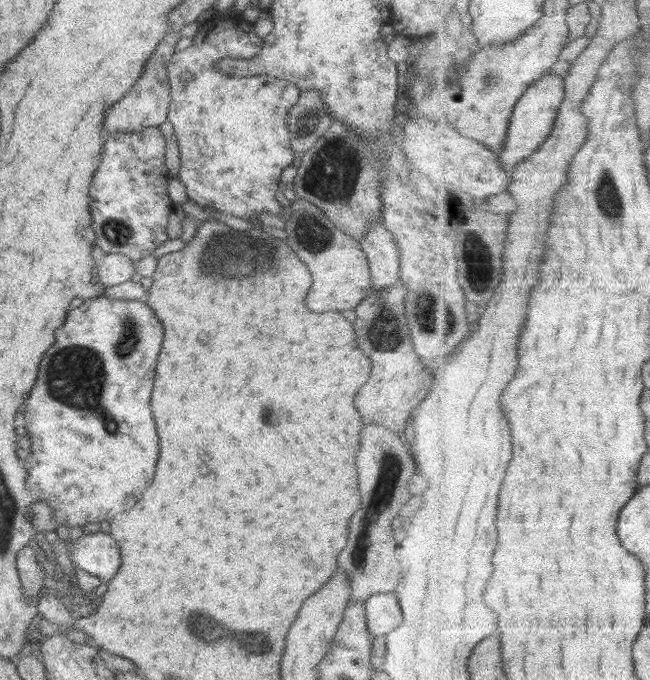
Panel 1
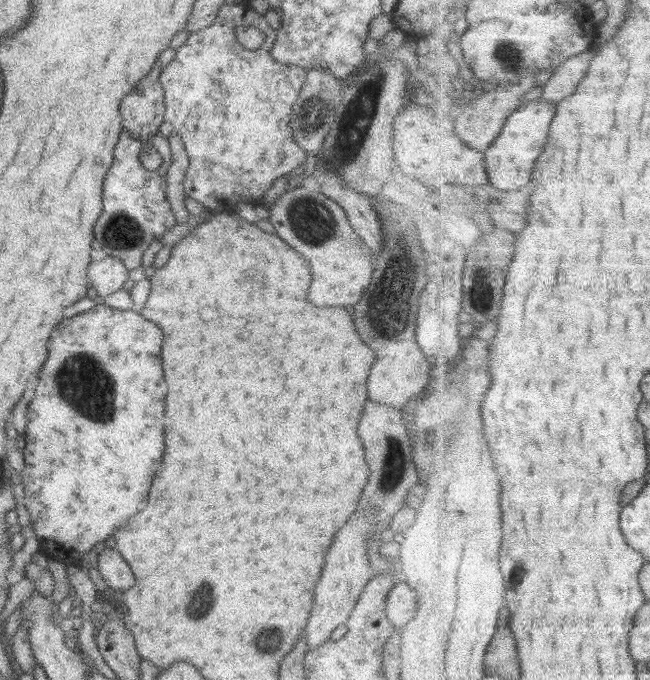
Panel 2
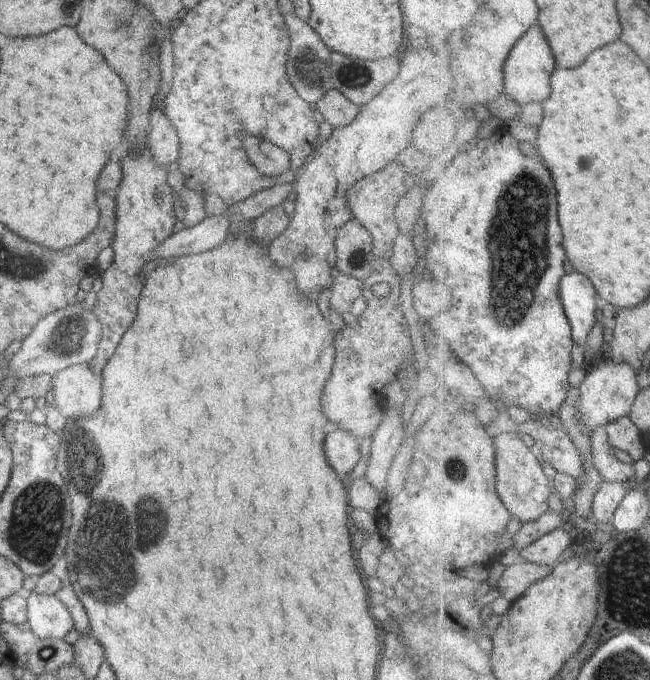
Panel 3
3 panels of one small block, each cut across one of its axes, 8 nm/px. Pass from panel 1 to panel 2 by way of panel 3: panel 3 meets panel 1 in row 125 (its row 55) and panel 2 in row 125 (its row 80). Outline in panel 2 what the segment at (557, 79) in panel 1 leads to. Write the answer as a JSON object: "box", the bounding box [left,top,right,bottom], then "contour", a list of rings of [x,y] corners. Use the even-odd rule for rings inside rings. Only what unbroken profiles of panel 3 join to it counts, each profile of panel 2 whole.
{"box":[487,99,558,190],"contour":[[[542,99],[532,101],[528,105],[520,108],[506,124],[506,130],[494,146],[487,151],[487,169],[492,184],[500,190],[522,190],[522,186],[532,182],[532,174],[536,168],[538,158],[545,153],[549,144],[551,129],[553,128],[556,114],[558,113],[558,103]]]}

